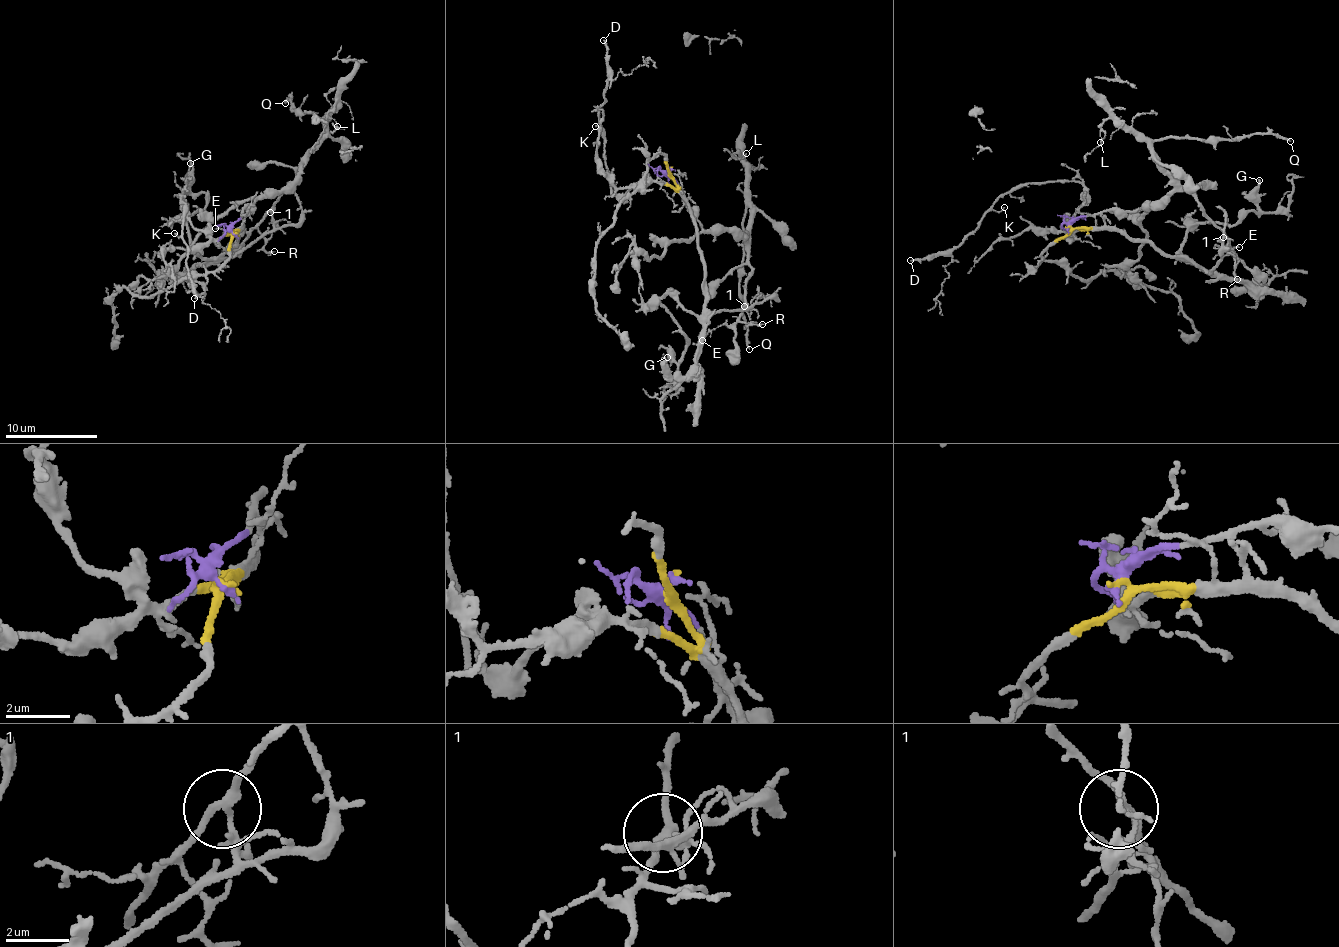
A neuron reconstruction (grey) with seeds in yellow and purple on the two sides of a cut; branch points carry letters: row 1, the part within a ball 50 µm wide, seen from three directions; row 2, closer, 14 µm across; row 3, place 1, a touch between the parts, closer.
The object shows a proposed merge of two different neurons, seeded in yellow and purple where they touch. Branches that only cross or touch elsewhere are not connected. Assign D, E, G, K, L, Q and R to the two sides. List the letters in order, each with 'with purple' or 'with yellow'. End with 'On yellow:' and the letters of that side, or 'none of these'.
D: with yellow
E: with purple
G: with yellow
K: with yellow
L: with purple
Q: with purple
R: with purple
On yellow: D, G, K

